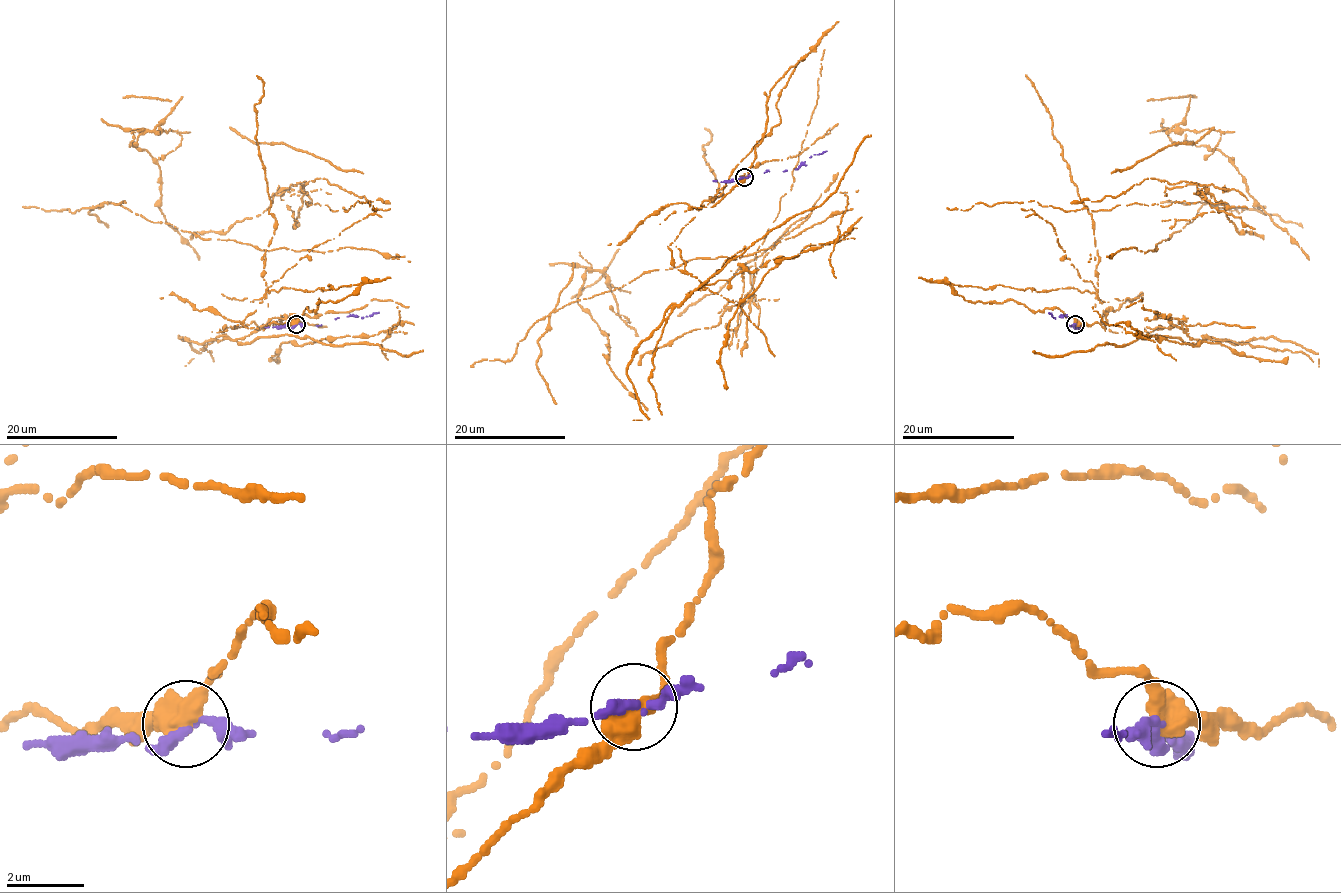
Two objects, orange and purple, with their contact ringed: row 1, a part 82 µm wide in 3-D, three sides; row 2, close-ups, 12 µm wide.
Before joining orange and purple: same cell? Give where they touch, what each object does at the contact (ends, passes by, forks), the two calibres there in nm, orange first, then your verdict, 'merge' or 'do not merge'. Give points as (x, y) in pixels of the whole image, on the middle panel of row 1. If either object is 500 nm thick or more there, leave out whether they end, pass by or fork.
(744, 177) | orange passes by | purple passes by | 480/280 nm | do not merge

